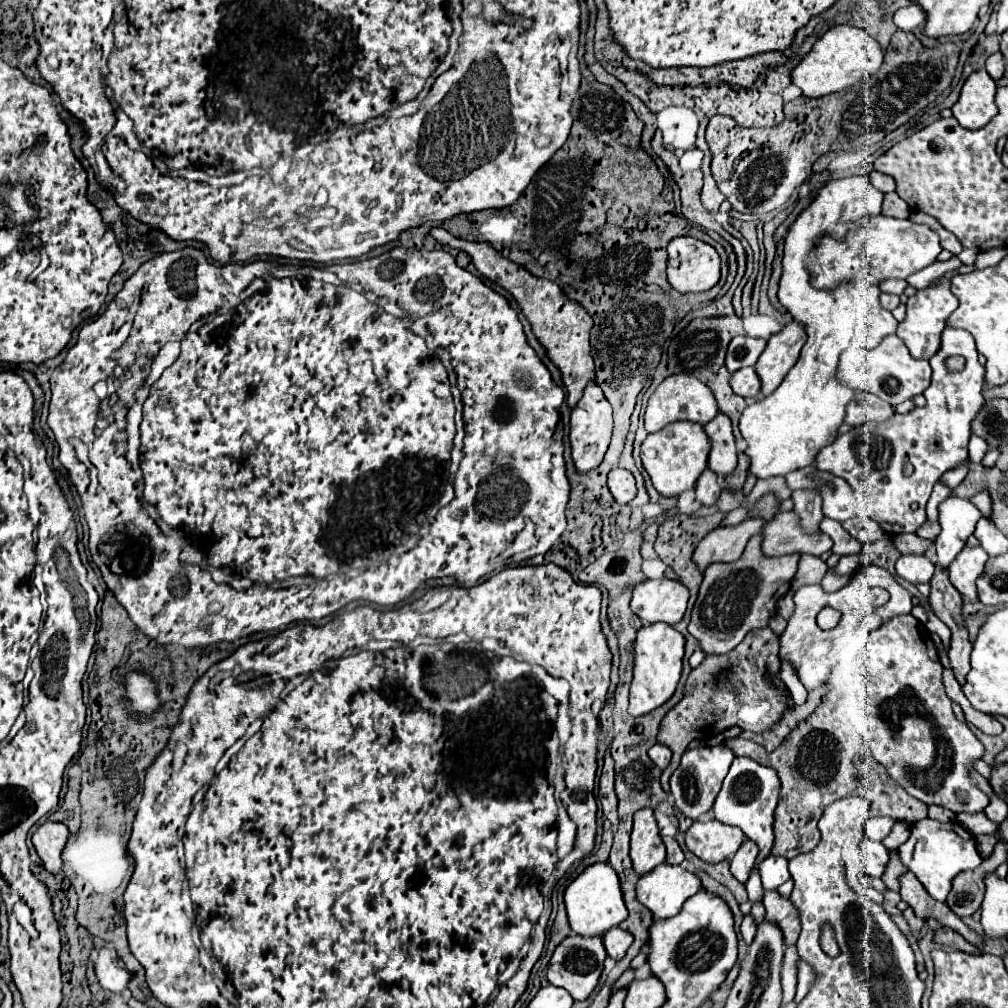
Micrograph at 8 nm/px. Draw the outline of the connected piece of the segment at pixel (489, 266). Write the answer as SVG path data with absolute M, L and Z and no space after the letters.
M433 228L431 234L447 248L459 248L463 252L467 252L473 258L473 264L477 266L479 274L485 276L487 280L499 284L501 288L505 288L507 292L513 294L513 298L517 300L523 316L529 320L533 334L537 336L539 344L545 348L549 360L559 368L561 372L561 380L567 388L567 404L573 410L575 402L581 400L583 390L587 388L587 384L595 378L595 366L593 366L593 358L589 354L589 330L593 326L591 316L573 300L569 300L561 288L545 278L535 278L531 276L525 268L509 262L507 258L499 256L487 242L467 242L461 238L451 236L447 230L443 228Z

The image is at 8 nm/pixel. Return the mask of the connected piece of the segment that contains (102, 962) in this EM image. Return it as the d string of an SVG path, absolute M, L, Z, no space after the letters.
M109 946L101 948L95 958L95 974L99 978L99 984L115 994L121 994L127 988L129 972L125 970L123 960L117 956L117 952Z

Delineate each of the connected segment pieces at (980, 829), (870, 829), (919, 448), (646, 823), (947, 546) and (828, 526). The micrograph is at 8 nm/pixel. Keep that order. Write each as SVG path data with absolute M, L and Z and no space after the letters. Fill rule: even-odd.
M979 812L979 814L963 814L963 816L957 816L957 822L963 824L973 836L979 836L979 834L991 834L999 830L999 826L995 822L991 822L985 812Z
M889 816L869 818L869 822L867 822L867 836L873 838L873 840L883 840L889 834L893 824L897 824L897 818L889 818Z
M957 328L943 330L941 350L931 358L931 368L933 368L933 380L931 380L931 386L923 392L927 398L925 408L915 408L909 414L897 414L885 422L865 422L863 426L851 428L847 434L841 434L833 444L825 446L817 454L817 468L843 478L853 488L855 498L859 504L863 504L867 516L875 520L889 536L903 534L903 532L915 532L927 520L925 506L931 496L933 484L943 476L943 472L967 460L971 420L979 414L979 408L983 406L981 390L985 384L985 368L977 360L975 338L967 330L957 330ZM949 356L963 356L965 368L961 372L949 370L945 364ZM905 460L909 460L913 466L911 476L903 474Z
M641 808L633 816L633 832L631 832L631 862L633 870L643 876L651 868L665 862L665 846L659 836L657 820L651 808Z
M949 496L939 504L939 526L941 534L935 538L939 564L937 568L947 568L953 558L961 552L967 538L975 532L981 512L969 502L969 498Z
M825 518L821 524L821 530L827 532L833 540L833 548L831 552L837 554L837 556L847 556L847 554L859 554L859 552L865 552L865 544L861 544L859 540L855 540L839 522L831 520L831 518Z

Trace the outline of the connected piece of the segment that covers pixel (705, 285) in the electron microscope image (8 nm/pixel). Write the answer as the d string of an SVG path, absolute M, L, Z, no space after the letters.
M675 238L669 242L667 276L679 292L705 292L721 278L719 254L697 238Z

